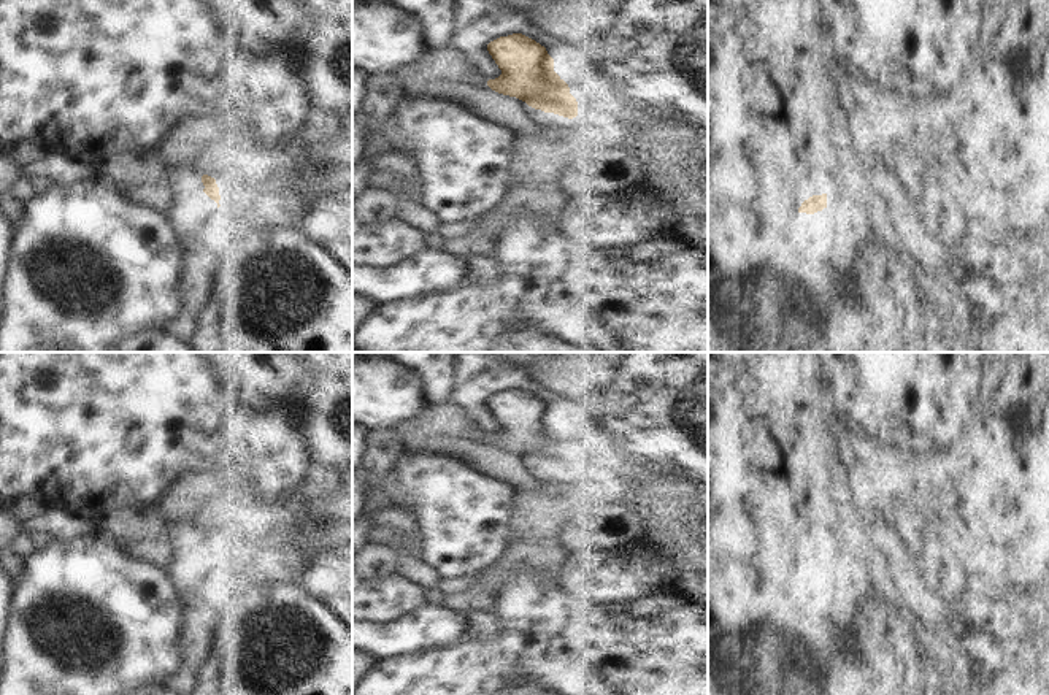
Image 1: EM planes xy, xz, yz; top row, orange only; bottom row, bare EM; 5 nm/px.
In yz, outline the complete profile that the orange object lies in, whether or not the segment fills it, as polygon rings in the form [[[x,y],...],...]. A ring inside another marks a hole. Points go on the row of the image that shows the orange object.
[[[827,194],[813,195],[805,200],[798,208],[798,213],[814,214],[817,211],[822,211],[824,208],[827,208]]]

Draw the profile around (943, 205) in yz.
[[[900,143],[884,157],[919,216],[938,232],[968,217],[965,189],[943,181],[924,154]]]

